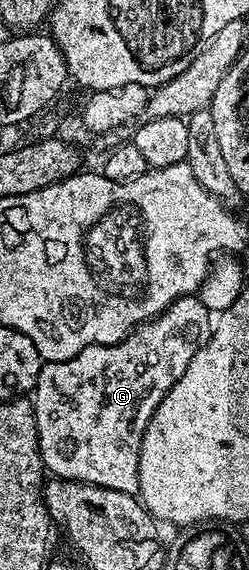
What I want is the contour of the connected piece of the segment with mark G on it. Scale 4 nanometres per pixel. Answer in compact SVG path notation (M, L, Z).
M200 297L177 298L163 313L157 315L156 318L149 319L148 322L141 323L121 342L116 342L110 346L88 346L83 348L83 352L71 356L71 360L45 362L38 373L37 384L31 391L42 467L48 473L50 470L50 475L53 478L64 478L66 482L83 482L87 486L102 486L103 488L111 488L115 492L127 492L136 495L139 488L139 452L141 451L143 432L147 432L147 424L151 420L155 408L159 408L163 396L167 396L167 392L176 384L179 376L183 376L183 372L187 372L187 364L191 364L191 356L195 356L195 352L199 352L199 348L203 348L203 344L209 339L210 333L211 312L201 303Z

